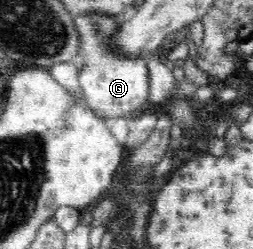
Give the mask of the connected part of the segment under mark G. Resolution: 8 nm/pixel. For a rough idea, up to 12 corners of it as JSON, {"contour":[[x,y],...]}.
{"contour":[[74,17],[84,105],[127,117],[148,99],[145,56],[109,46],[122,18]]}

